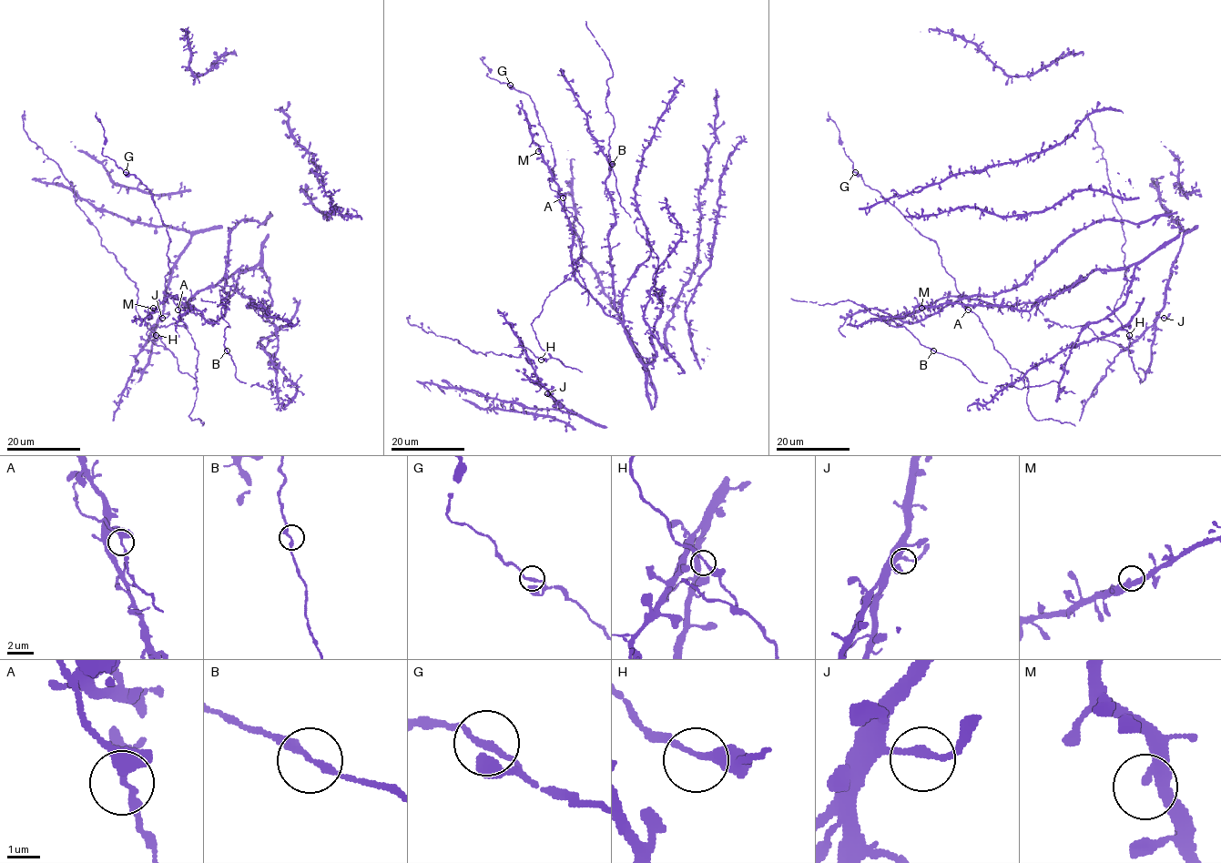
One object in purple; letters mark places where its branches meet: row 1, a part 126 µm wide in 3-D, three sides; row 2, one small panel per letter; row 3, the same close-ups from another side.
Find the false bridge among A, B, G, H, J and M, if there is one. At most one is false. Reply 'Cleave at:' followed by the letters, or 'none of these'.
Cleave at: none of these

